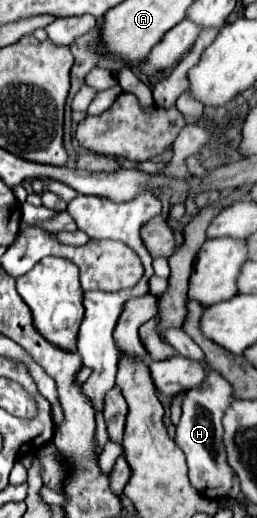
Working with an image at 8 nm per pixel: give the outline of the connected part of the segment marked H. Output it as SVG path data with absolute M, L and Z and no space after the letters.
M211 372L211 376L205 382L209 384L203 384L201 388L185 392L183 414L177 424L177 432L173 440L187 456L189 482L193 484L193 488L207 496L219 494L219 500L223 500L229 496L237 478L233 468L227 462L227 450L223 444L223 422L221 422L227 408L235 400L235 392L233 392L233 386L225 378L221 378L221 374Z

